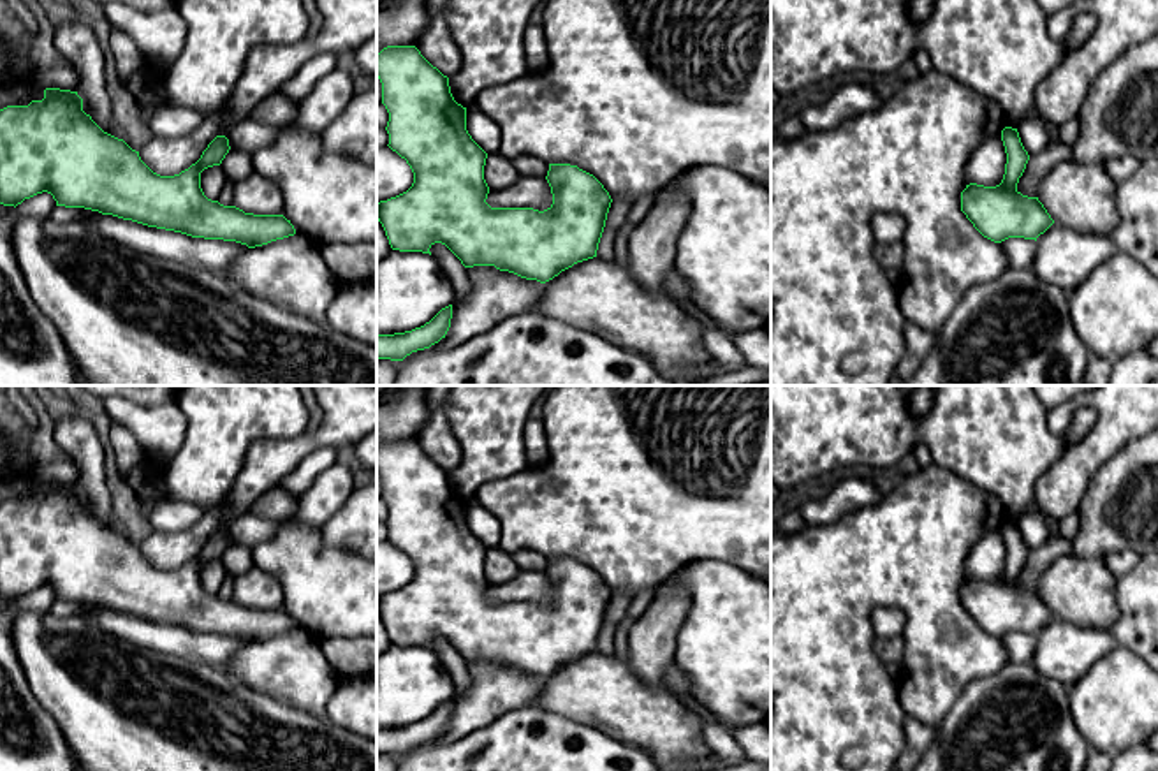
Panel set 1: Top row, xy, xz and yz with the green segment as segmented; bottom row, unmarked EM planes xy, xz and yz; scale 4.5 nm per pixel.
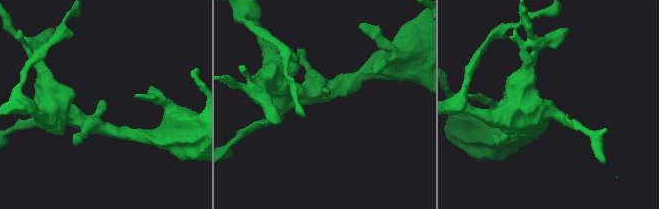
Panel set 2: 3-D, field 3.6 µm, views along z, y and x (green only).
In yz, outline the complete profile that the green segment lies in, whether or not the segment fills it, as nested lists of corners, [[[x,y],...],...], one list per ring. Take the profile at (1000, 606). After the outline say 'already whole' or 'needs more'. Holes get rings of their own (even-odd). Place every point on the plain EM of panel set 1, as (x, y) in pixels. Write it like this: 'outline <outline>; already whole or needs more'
outline [[[1005,521],[1001,535],[1007,547],[1001,577],[996,581],[966,579],[961,586],[961,606],[984,632],[994,637],[1008,632],[1037,635],[1054,614],[1038,591],[1028,591],[1017,584],[1019,572],[1030,554],[1017,523]]]; already whole

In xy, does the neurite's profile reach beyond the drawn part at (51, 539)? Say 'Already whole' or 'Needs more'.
Already whole

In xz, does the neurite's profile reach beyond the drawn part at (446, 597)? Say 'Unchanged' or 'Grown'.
Unchanged

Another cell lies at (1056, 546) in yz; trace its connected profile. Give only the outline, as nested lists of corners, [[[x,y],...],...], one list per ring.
[[[1059,532],[1049,535],[1047,540],[1031,549],[1022,570],[1017,577],[1017,586],[1028,591],[1038,591],[1038,577],[1061,556],[1072,553],[1072,540],[1063,537]]]

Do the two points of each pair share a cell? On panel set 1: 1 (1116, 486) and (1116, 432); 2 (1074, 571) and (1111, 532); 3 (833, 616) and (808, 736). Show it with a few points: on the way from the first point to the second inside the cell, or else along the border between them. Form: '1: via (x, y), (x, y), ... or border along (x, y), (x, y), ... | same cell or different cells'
1: border along (1139, 437), (1127, 442), (1099, 470), (1090, 486) | different cells
2: border along (1070, 553), (1104, 560) | different cells
3: via (808, 646), (808, 706) | same cell

